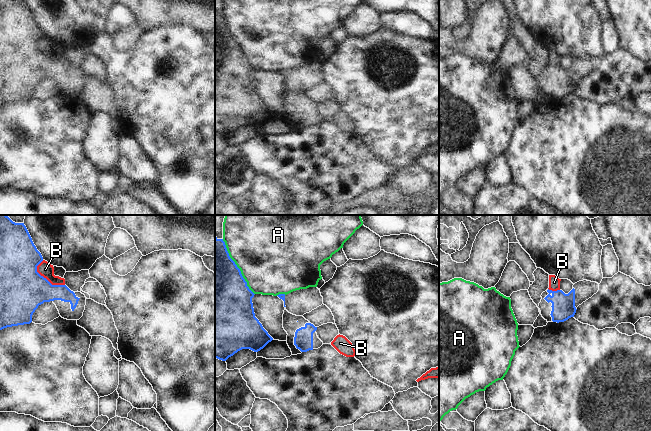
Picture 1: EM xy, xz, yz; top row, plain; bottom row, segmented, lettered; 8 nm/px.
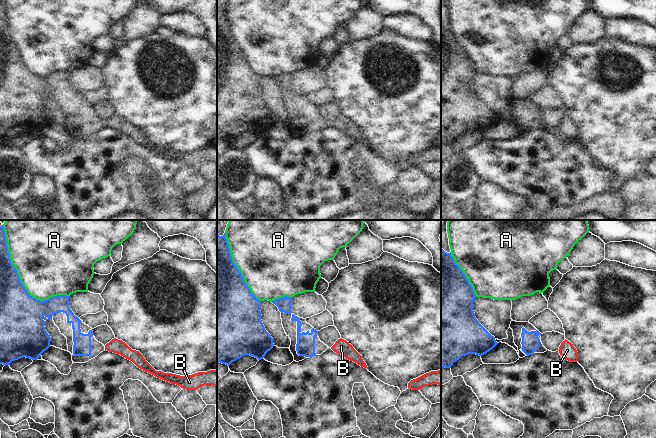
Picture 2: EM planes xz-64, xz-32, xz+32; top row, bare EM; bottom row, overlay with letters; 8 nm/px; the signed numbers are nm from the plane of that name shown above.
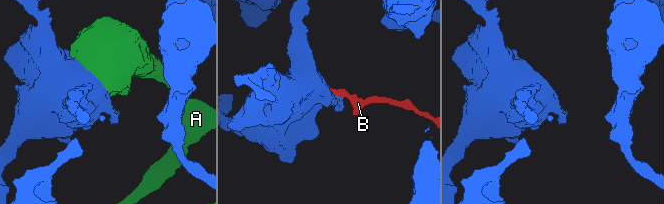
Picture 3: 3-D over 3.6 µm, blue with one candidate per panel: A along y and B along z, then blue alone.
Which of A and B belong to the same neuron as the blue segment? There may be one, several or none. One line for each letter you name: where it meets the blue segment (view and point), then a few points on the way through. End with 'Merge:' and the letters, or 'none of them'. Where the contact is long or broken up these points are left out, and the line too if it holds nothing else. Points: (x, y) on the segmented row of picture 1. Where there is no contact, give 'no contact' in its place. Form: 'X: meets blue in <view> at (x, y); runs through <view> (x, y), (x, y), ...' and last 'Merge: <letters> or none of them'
Merge: none of them

